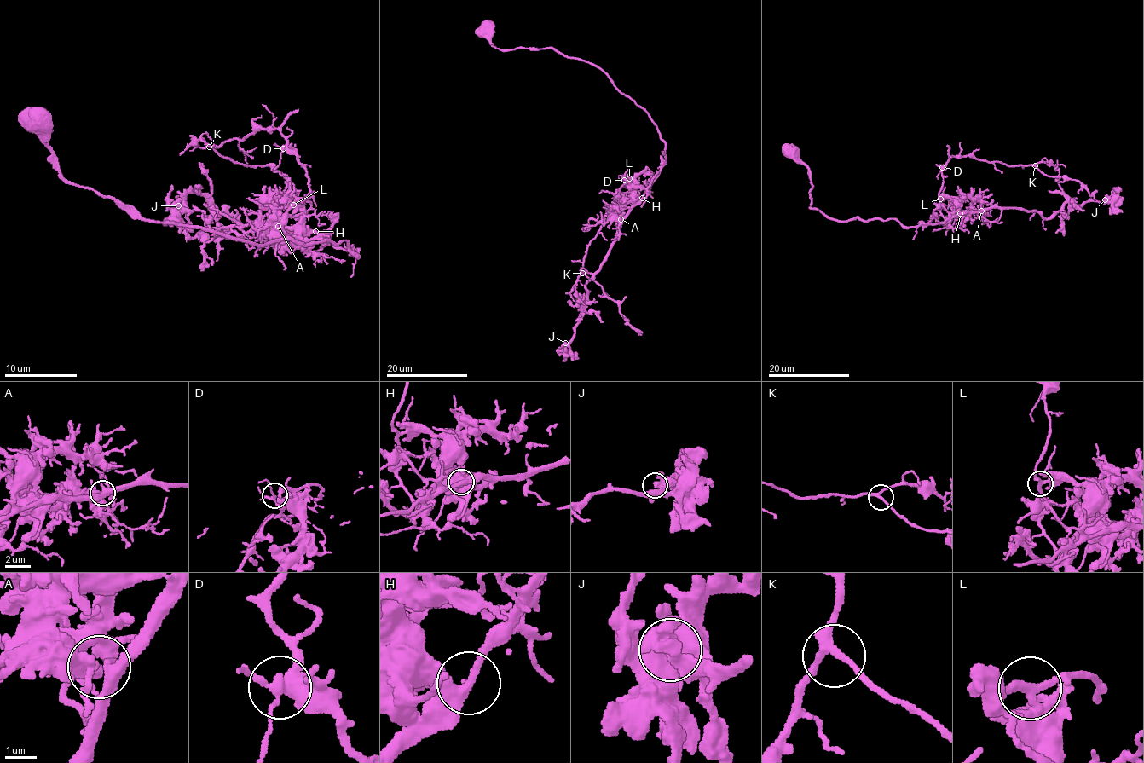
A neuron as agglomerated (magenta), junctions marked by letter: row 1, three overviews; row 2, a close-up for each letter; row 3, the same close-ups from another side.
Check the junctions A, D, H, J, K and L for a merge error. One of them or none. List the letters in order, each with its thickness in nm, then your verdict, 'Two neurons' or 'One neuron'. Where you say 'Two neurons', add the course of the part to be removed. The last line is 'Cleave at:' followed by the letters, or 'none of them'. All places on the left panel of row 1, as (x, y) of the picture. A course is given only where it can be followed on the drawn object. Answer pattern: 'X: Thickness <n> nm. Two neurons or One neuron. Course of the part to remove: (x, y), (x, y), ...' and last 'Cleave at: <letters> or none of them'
A: Thickness 280 nm. One neuron
D: Thickness 280 nm. One neuron
H: Thickness 280 nm. One neuron
J: Thickness 280 nm. One neuron
K: Thickness 240 nm. One neuron
L: Thickness 240 nm. Two neurons. Course of the part to remove: (294, 204), (309, 193), (307, 168), (278, 128), (209, 145), (222, 157), (276, 170), (315, 205)
Cleave at: L

